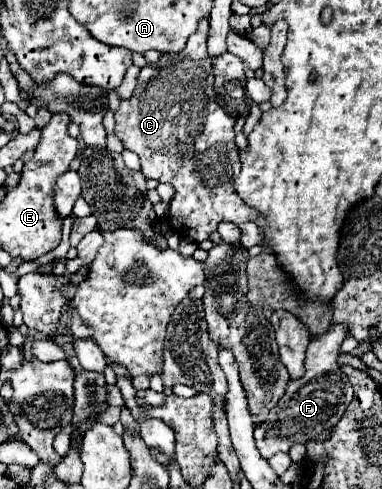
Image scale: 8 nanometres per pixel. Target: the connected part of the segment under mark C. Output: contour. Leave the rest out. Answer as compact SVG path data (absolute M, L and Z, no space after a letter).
M197 29L189 37L181 53L161 55L159 63L145 65L141 69L133 97L127 101L121 101L119 109L115 111L115 135L121 139L125 149L139 155L141 167L143 167L141 173L149 179L167 181L175 187L175 197L169 205L169 223L173 231L181 239L187 237L189 241L195 241L195 243L203 243L205 239L209 239L211 233L217 231L217 225L221 221L231 221L237 227L241 227L247 221L265 225L265 217L259 215L257 209L249 207L233 187L241 171L239 149L235 145L235 133L233 133L235 121L215 103L213 67L211 67L211 59L207 57L205 39L207 39L207 33Z

